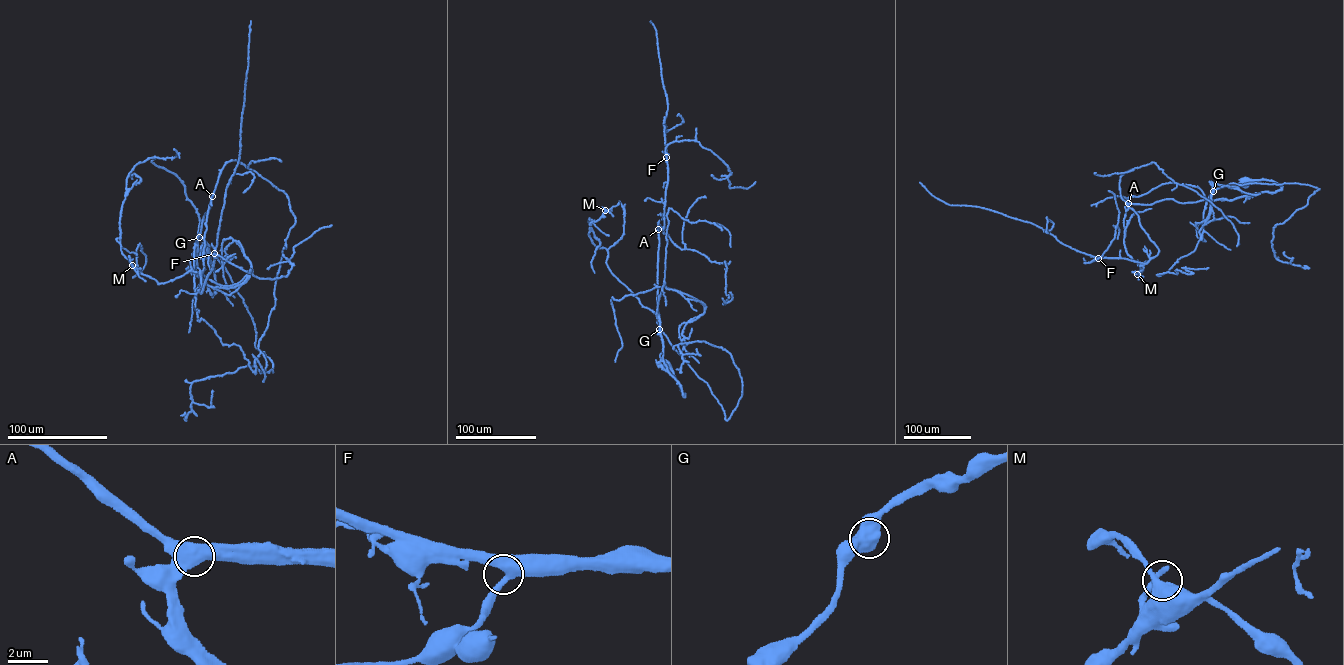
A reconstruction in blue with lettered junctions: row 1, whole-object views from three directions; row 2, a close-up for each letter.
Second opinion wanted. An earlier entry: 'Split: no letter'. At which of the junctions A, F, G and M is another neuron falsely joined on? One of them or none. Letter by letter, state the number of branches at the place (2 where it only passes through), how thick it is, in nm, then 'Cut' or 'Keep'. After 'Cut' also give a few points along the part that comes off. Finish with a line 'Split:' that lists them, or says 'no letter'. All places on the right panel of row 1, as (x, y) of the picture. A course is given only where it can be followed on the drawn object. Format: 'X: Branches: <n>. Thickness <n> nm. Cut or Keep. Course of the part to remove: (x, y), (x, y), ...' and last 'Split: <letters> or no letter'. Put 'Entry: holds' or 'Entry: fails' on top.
Entry: holds
A: Branches: 3. Thickness 500 nm. Keep
F: Branches: 3. Thickness 440 nm. Keep
G: Branches: 4. Thickness 500 nm. Keep
M: Branches: 3. Thickness 500 nm. Keep
Split: no letter

